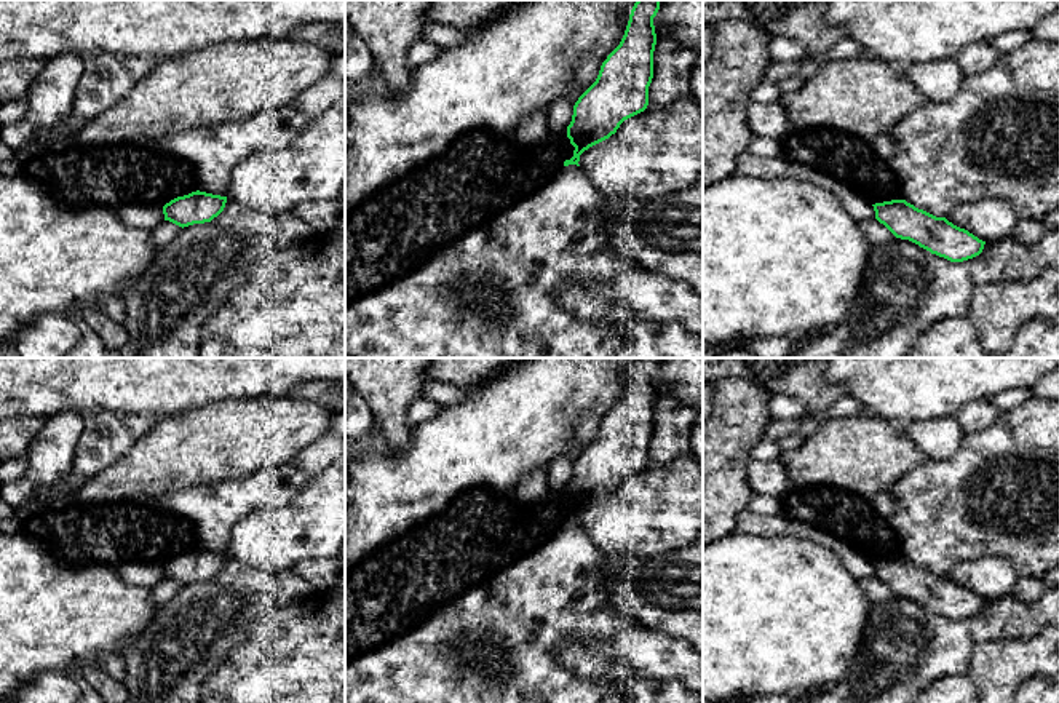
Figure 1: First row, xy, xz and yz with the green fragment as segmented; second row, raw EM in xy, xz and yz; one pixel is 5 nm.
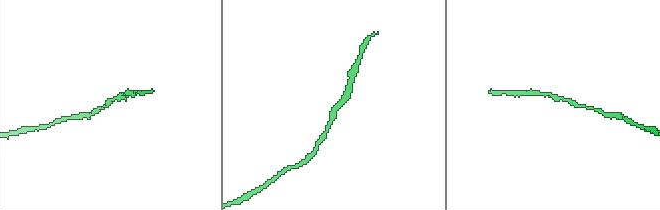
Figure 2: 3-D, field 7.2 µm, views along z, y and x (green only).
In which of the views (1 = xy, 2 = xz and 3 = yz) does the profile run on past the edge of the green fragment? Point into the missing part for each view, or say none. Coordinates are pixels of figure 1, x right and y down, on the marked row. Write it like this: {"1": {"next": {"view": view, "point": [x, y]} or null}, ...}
{"1": {"next": null}, "2": {"next": null}, "3": {"next": null}}

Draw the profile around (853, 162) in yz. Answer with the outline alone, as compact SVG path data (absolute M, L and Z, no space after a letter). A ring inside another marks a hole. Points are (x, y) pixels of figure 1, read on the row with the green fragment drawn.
M829 129L824 173L871 205L902 200L898 177L877 155L872 141Z

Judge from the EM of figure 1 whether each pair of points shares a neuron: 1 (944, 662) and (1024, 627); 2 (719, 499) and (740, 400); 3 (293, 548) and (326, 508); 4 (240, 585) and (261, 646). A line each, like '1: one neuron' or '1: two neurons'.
1: one neuron
2: one neuron
3: one neuron
4: two neurons

